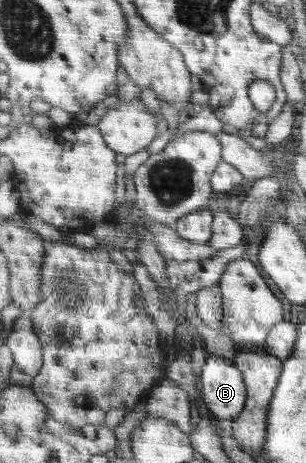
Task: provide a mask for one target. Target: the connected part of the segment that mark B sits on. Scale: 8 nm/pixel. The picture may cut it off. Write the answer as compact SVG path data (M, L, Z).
M211 355L204 369L205 405L219 418L231 422L247 407L247 381L239 365L228 358Z

